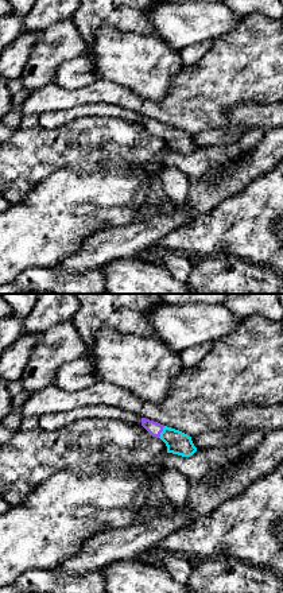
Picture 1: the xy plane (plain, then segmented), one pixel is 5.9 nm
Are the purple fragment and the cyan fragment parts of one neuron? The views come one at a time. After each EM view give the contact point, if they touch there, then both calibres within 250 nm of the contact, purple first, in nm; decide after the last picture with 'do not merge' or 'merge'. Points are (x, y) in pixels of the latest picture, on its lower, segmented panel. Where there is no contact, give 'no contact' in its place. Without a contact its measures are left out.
contact (162, 430); calibres 80 and 140 nm

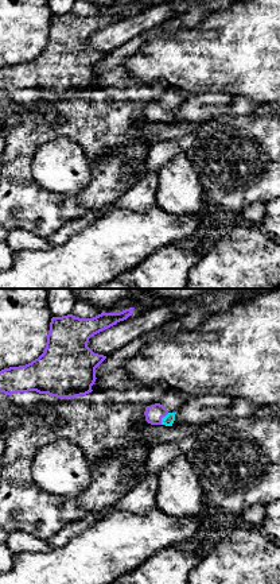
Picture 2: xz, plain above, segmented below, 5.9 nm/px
contact (162, 417); calibres 110 and 70 nm

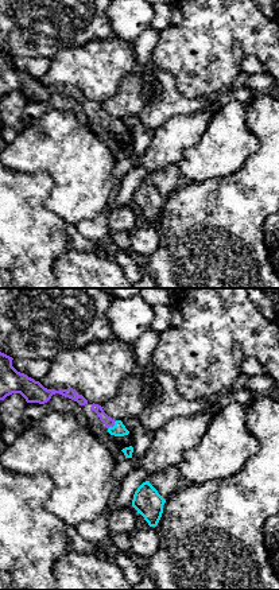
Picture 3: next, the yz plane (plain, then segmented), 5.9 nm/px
contact (112, 426); calibres 60 and 80 nm

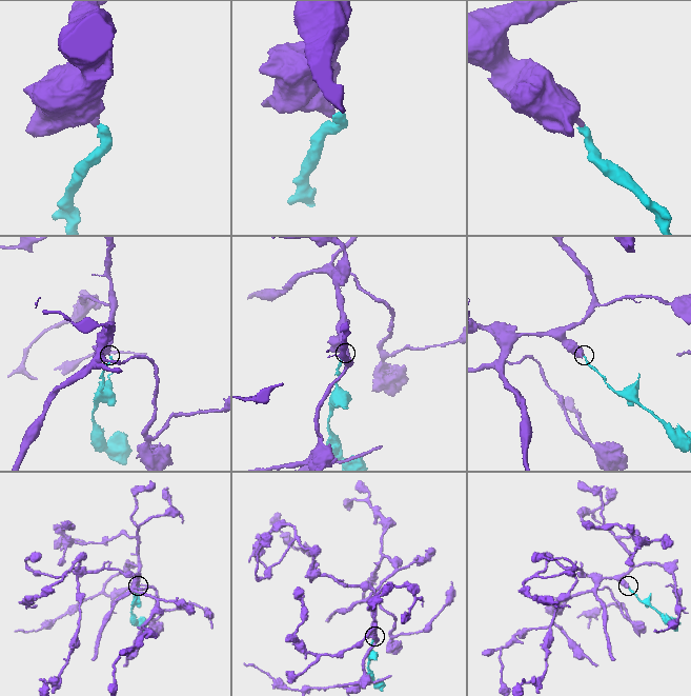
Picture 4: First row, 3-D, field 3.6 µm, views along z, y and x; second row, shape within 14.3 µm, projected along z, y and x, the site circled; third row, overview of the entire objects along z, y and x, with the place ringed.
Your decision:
merge

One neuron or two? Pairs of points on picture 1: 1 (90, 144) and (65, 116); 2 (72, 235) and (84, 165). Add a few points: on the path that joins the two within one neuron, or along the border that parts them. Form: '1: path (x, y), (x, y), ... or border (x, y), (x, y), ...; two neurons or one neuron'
1: border (101, 116), (81, 116), (53, 128), (39, 126); two neurons
2: border (111, 158), (88, 173), (59, 169), (51, 175); two neurons

